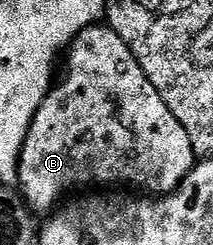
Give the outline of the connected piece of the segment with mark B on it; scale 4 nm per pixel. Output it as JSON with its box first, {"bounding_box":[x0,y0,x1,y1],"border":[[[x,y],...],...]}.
{"bounding_box":[17,26,197,214],"border":[[[92,26],[71,43],[66,55],[67,69],[41,102],[20,150],[17,188],[23,203],[32,213],[47,214],[70,188],[82,184],[136,184],[148,188],[151,194],[173,191],[191,173],[197,157],[185,126],[173,118],[127,43],[110,26]]]}

